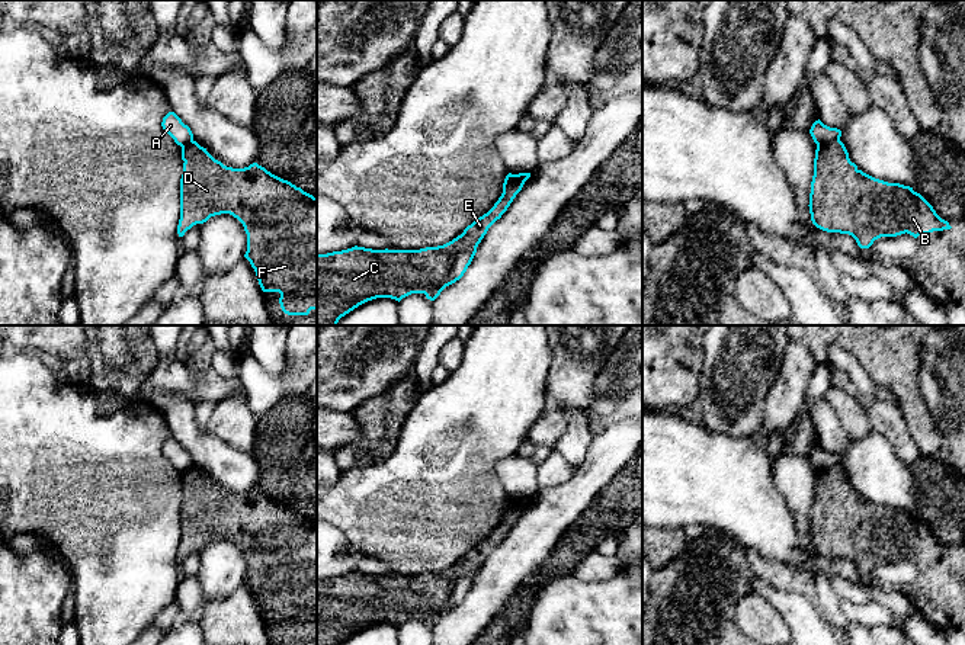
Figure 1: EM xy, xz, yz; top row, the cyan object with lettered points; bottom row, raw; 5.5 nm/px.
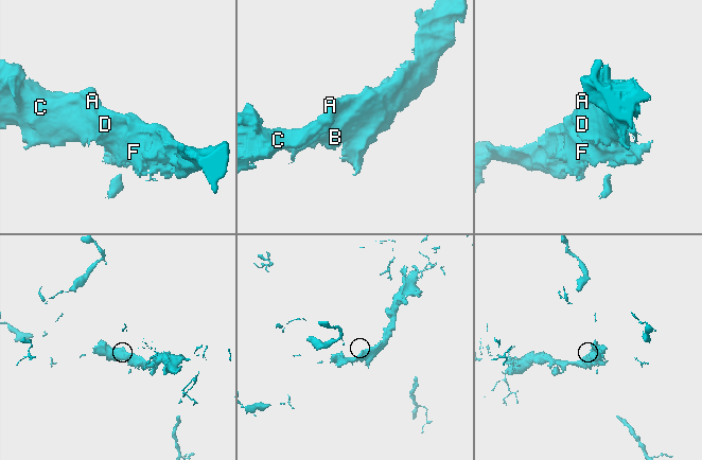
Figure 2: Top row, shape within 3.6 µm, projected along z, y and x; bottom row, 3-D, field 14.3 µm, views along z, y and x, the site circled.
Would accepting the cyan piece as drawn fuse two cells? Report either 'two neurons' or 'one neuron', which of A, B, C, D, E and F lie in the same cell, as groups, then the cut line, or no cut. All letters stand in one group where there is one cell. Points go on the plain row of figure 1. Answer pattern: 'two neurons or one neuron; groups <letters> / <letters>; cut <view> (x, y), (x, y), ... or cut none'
two neurons; groups A / B C D E F; cut xz (475, 571), (465, 573), (455, 583), (448, 603), (425, 619)

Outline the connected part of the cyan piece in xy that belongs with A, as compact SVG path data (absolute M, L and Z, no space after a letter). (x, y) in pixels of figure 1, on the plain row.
M169 437L161 447L163 455L174 465L180 472L193 466L193 459L187 450L174 439Z

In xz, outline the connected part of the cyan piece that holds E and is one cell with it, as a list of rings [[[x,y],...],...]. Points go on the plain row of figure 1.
[[[530,498],[514,500],[494,532],[443,571],[420,575],[372,575],[355,571],[317,580],[317,645],[340,645],[376,623],[400,628],[411,619],[440,613],[455,583],[465,574],[478,572],[529,503]]]

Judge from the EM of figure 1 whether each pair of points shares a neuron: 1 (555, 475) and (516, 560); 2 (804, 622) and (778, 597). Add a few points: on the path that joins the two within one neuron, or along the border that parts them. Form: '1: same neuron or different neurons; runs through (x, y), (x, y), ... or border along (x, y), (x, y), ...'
1: different neurons; border along (577, 468), (564, 483), (539, 488)
2: same neuron; runs through (798, 616), (784, 602)

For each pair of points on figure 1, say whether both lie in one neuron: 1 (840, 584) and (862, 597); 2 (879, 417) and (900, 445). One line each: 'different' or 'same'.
1: same
2: same

